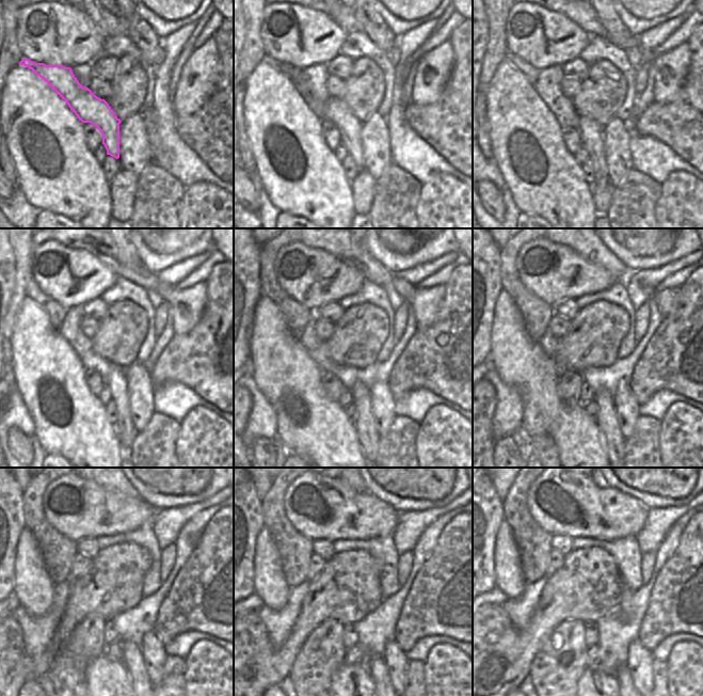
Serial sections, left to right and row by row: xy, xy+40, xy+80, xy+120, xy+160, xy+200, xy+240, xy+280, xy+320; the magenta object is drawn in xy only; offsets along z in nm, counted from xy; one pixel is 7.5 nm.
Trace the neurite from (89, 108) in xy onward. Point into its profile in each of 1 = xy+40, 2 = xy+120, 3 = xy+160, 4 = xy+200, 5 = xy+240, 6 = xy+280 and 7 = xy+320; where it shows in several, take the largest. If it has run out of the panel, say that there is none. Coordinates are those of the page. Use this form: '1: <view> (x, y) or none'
1: xy+40 (338, 113)
2: xy+120 (116, 382)
3: xy+160 (368, 436)
4: xy+200 (607, 423)
5: xy+240 (131, 658)
6: xy+280 (378, 670)
7: xy+320 (622, 675)

